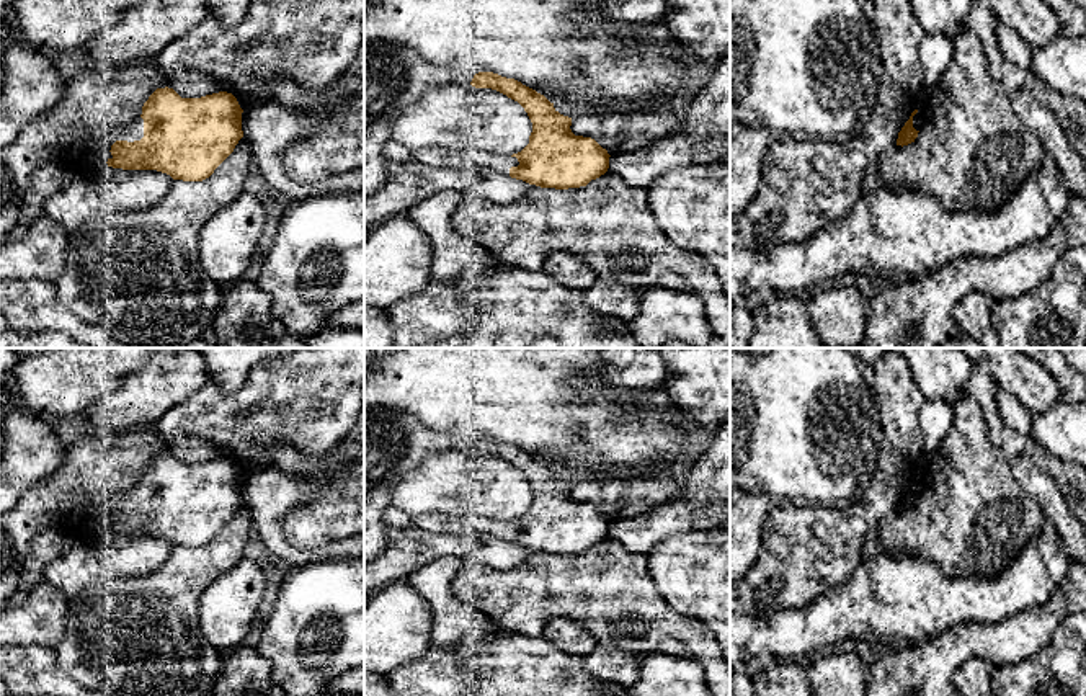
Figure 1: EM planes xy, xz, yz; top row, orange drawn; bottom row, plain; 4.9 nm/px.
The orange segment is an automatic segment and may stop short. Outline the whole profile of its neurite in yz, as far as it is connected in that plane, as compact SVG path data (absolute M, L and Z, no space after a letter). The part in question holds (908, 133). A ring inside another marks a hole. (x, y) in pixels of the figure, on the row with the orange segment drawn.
M915 109L910 116L910 119L905 123L905 126L901 127L901 131L898 132L898 139L897 139L897 145L908 145L911 142L915 142L915 139L918 137L918 132L913 127L913 116L918 113L918 109Z

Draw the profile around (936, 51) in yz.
M924 33L919 42L924 85L934 87L954 57L954 39L939 33Z

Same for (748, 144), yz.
M730 123L730 219L756 198L771 137L761 126Z

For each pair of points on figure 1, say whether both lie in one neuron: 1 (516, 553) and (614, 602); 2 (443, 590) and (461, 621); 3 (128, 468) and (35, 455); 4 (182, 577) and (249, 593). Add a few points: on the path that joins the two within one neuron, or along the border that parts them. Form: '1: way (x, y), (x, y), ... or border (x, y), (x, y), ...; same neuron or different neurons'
1: border (529, 551), (511, 567), (489, 566); different neurons
2: way (443, 598), (453, 613); same neuron
3: border (67, 448), (64, 463), (49, 474); different neurons
4: border (240, 559), (204, 590), (200, 600), (198, 620); different neurons

